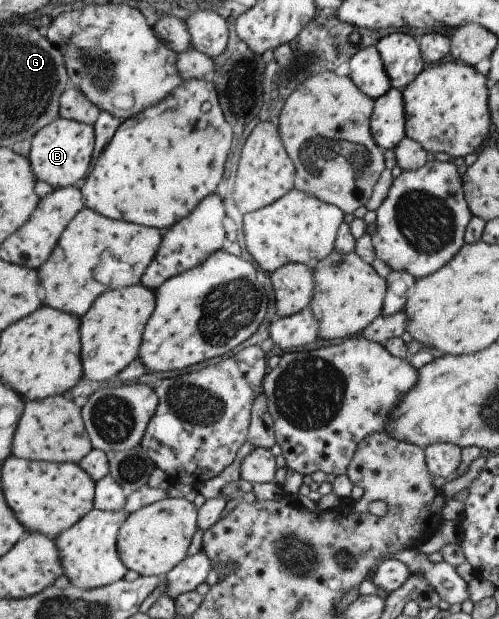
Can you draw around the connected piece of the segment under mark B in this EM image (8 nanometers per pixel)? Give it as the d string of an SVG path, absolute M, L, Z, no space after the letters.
M58 117L38 132L32 141L29 156L37 179L46 182L53 189L80 186L93 166L96 132L93 125Z

